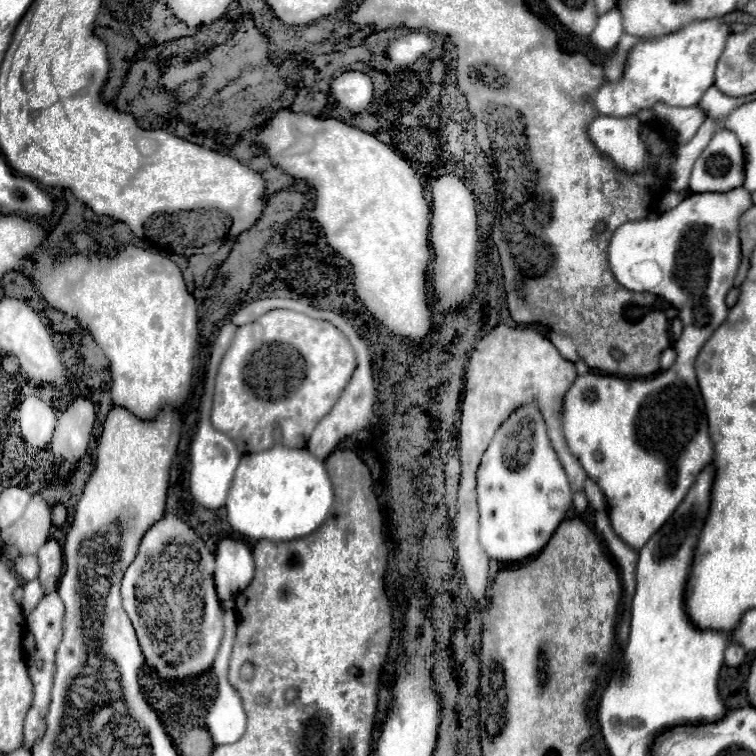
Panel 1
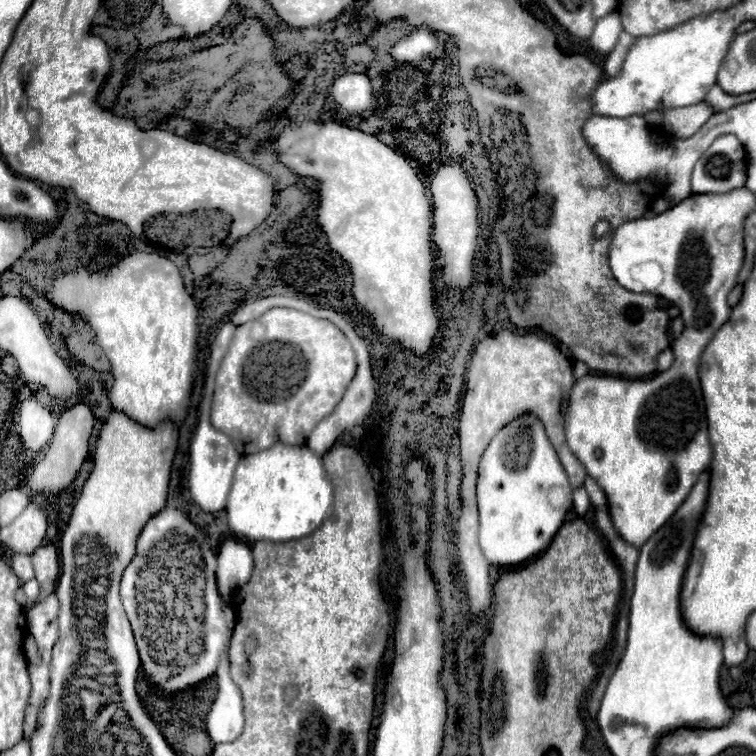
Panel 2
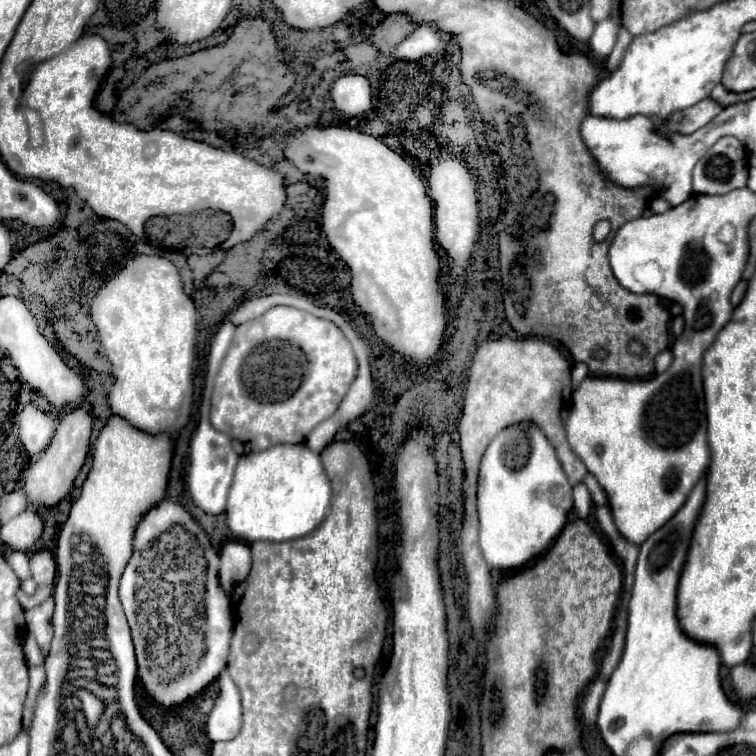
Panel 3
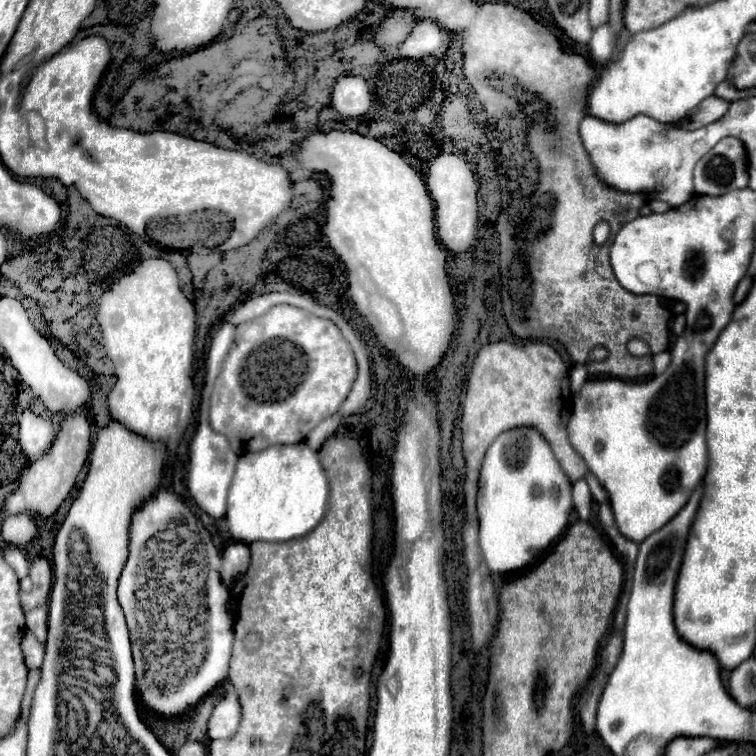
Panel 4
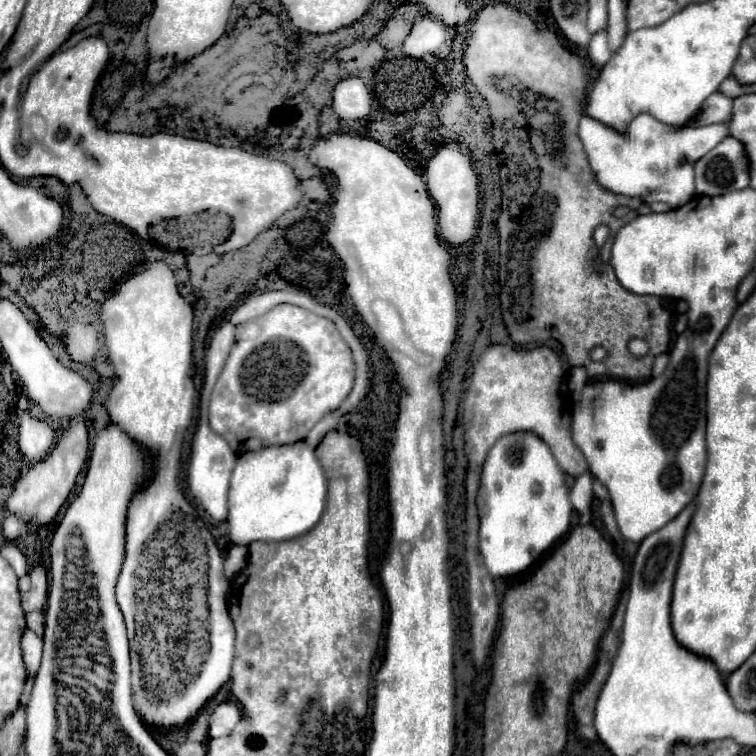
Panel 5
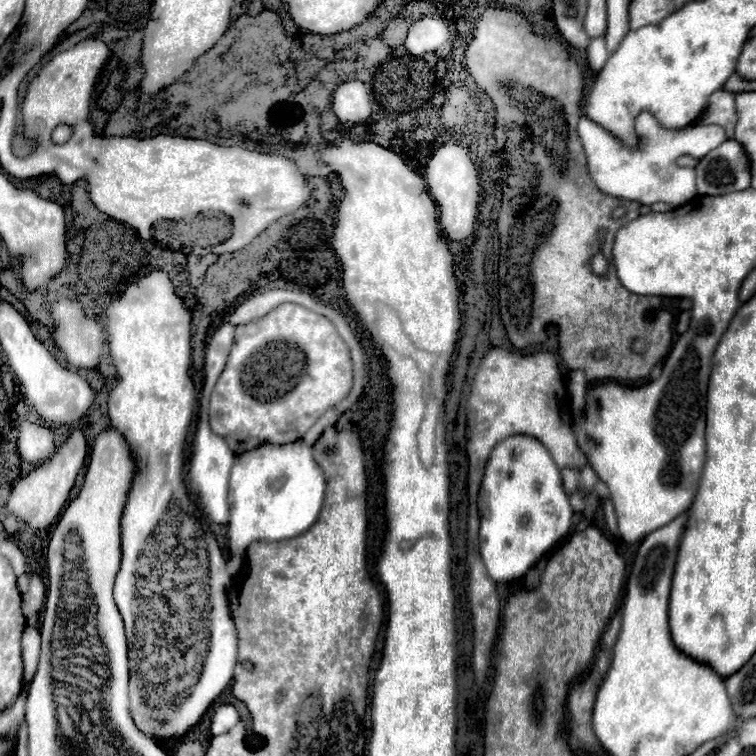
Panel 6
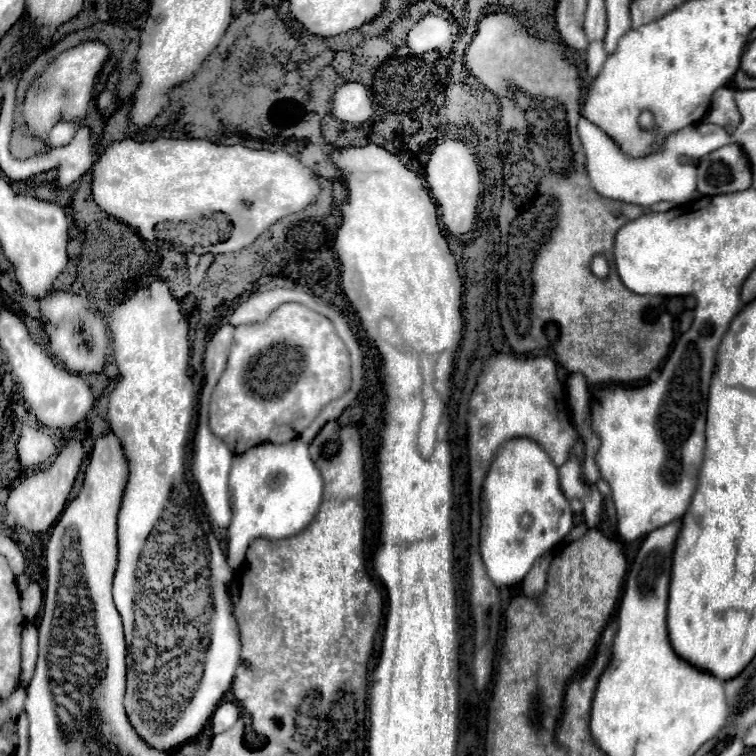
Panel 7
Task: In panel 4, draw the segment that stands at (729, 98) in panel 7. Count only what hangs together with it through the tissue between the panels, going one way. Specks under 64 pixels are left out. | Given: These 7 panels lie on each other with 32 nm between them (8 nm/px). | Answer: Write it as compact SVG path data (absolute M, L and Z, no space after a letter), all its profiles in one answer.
M710 96L710 98L702 100L698 104L698 108L690 110L690 114L682 122L676 122L676 124L670 124L670 126L676 128L676 130L696 130L696 128L702 128L702 126L718 120L728 108L730 108L728 102L724 102L716 96Z

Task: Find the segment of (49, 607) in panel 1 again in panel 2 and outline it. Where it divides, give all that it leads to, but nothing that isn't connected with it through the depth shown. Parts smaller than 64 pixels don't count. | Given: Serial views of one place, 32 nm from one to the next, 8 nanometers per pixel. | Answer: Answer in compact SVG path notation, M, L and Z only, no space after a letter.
M50 594L26 614L26 626L34 640L58 640L58 610L58 598Z

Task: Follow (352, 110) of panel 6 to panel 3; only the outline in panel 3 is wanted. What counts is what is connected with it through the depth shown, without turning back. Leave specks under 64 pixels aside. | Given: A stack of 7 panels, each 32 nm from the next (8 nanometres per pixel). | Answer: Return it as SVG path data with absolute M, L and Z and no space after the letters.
M360 74L340 76L330 88L330 98L340 112L348 116L360 116L370 110L372 104L370 80Z

